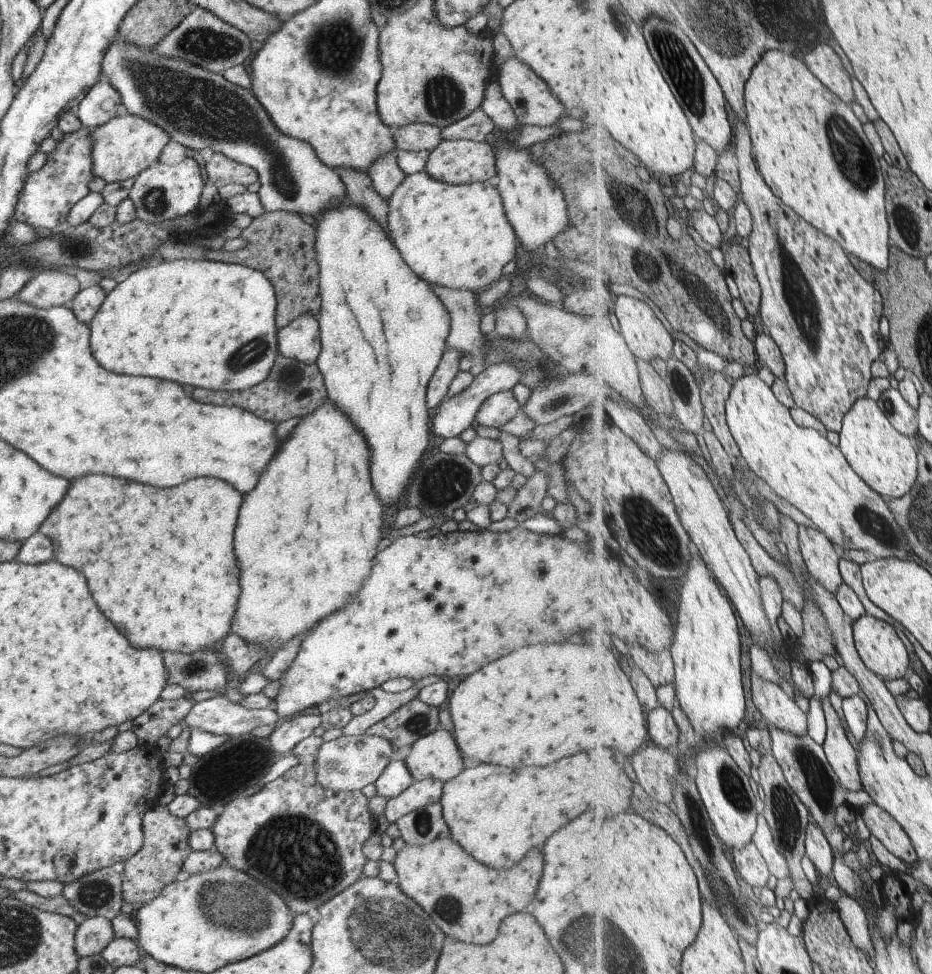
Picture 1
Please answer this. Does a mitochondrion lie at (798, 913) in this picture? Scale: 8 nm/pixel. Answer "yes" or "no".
no

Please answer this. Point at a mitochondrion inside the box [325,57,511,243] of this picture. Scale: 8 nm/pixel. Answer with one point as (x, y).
(443, 98)

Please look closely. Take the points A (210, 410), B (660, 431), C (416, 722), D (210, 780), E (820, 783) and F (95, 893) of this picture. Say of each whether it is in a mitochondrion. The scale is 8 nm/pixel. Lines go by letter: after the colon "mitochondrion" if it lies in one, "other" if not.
A: other
B: other
C: mitochondrion
D: mitochondrion
E: mitochondrion
F: mitochondrion

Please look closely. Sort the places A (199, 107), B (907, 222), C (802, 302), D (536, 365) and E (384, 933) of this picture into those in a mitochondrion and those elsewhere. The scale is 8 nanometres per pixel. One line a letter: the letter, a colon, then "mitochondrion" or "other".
A: mitochondrion
B: mitochondrion
C: mitochondrion
D: mitochondrion
E: mitochondrion

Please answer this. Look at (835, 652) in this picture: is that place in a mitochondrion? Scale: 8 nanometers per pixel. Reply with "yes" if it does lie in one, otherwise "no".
no

